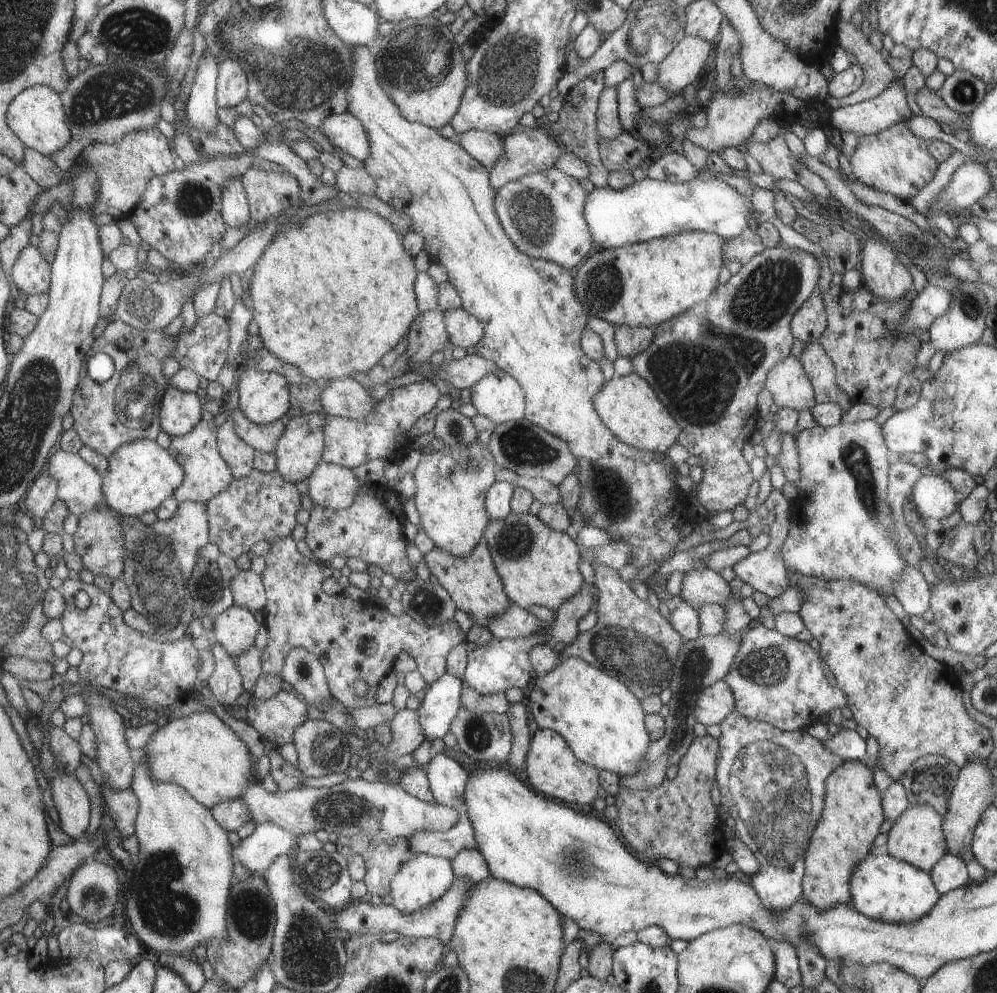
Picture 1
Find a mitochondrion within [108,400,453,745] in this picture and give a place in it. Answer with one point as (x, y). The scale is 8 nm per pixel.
(157, 573)

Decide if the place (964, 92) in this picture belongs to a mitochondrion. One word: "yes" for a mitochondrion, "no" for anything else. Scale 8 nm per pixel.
yes

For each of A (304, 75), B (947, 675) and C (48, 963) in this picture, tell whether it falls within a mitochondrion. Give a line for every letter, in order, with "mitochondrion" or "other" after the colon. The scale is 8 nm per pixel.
A: mitochondrion
B: other
C: other

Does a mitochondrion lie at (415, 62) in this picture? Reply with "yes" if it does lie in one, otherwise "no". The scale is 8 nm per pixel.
yes

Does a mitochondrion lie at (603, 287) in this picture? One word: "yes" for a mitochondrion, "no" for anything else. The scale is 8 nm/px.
yes

